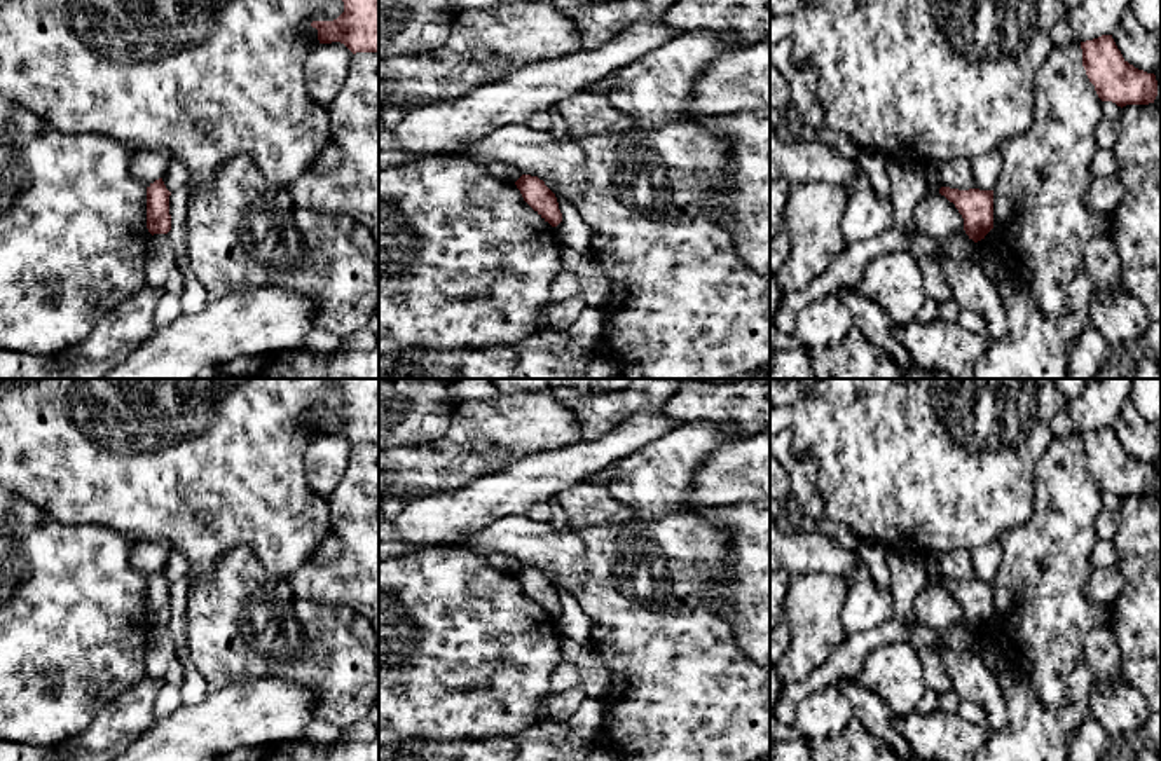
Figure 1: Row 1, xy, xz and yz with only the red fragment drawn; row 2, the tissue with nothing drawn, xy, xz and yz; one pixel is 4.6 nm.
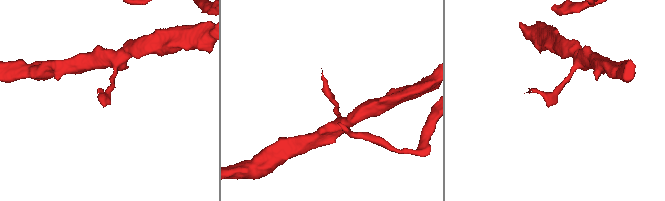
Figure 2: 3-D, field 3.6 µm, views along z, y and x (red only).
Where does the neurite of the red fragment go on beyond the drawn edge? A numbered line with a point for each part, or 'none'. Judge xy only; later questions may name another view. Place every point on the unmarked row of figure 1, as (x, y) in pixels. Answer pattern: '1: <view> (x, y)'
none

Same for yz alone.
none

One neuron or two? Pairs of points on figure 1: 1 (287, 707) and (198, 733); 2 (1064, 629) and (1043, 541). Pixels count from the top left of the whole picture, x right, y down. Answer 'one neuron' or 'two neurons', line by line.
1: one neuron
2: one neuron

